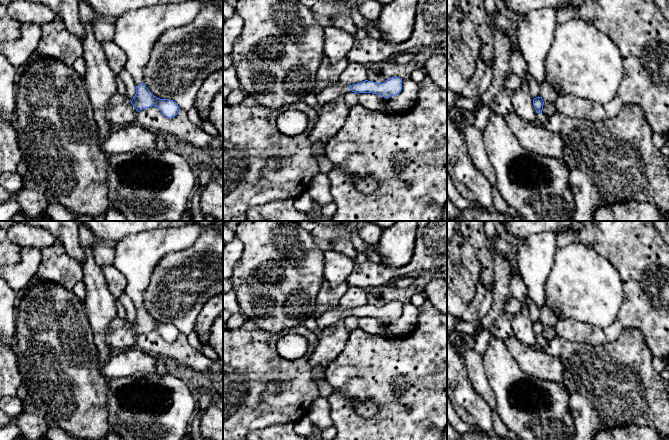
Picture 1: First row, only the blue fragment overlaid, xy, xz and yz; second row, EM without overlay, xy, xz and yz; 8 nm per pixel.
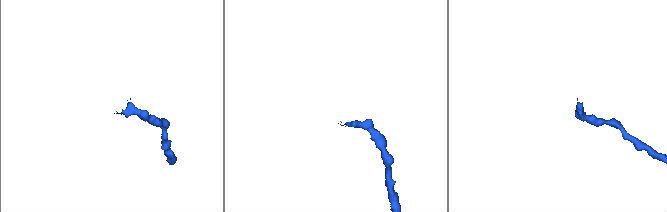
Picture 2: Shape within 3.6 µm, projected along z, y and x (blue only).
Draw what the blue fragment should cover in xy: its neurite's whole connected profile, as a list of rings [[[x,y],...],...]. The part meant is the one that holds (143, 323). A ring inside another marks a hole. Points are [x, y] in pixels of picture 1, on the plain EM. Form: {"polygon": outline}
{"polygon": [[[193,222],[181,227],[140,232],[112,244],[113,266],[125,276],[125,292],[135,305],[136,318],[131,328],[138,336],[156,330],[168,342],[177,339],[180,332],[176,326],[157,322],[143,307],[144,291],[157,263],[171,252],[192,247],[205,229]]]}

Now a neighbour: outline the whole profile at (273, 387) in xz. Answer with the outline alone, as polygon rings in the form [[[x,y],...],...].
[[[270,381],[265,389],[265,393],[277,394],[282,391],[284,384],[281,381]]]

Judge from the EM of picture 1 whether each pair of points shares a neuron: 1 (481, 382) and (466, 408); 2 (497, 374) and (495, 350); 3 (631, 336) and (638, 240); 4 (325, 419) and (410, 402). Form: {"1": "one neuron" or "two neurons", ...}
{"1": "two neurons", "2": "one neuron", "3": "two neurons", "4": "two neurons"}

